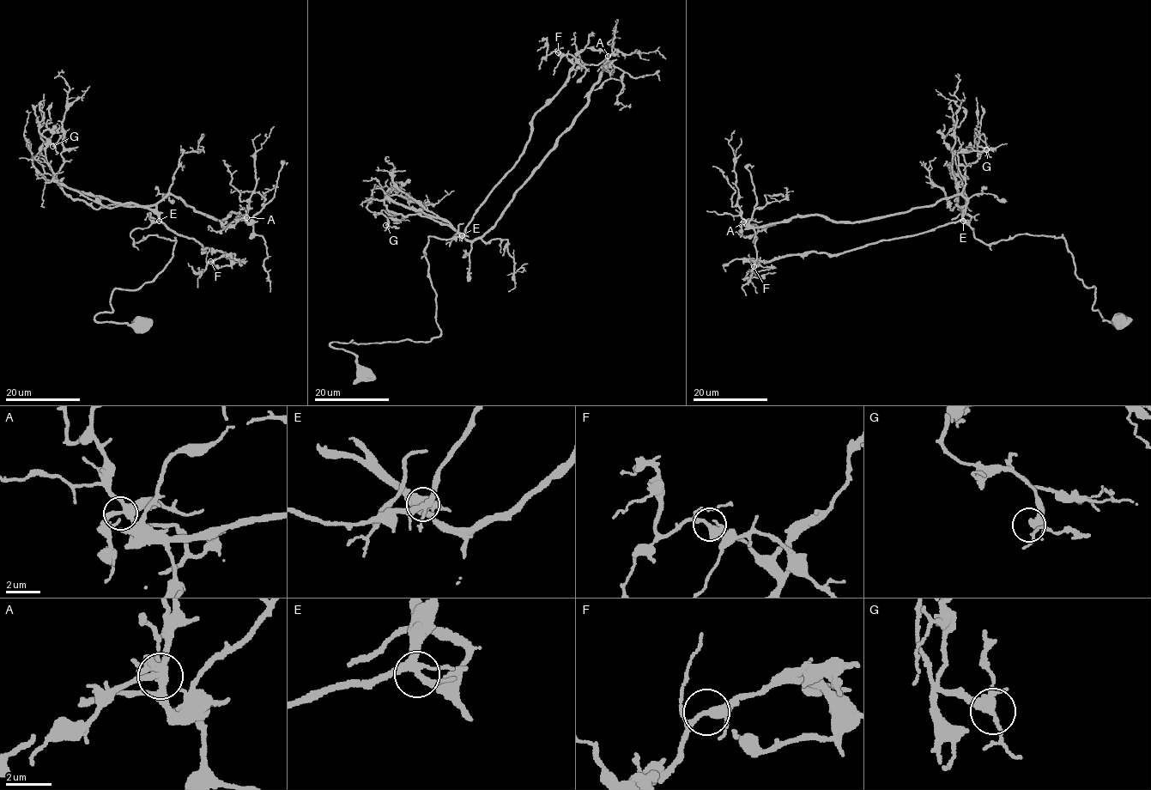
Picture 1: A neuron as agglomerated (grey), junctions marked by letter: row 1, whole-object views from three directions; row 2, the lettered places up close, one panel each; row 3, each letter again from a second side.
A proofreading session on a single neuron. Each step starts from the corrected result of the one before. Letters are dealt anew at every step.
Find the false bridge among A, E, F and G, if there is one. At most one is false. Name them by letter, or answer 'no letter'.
no letter

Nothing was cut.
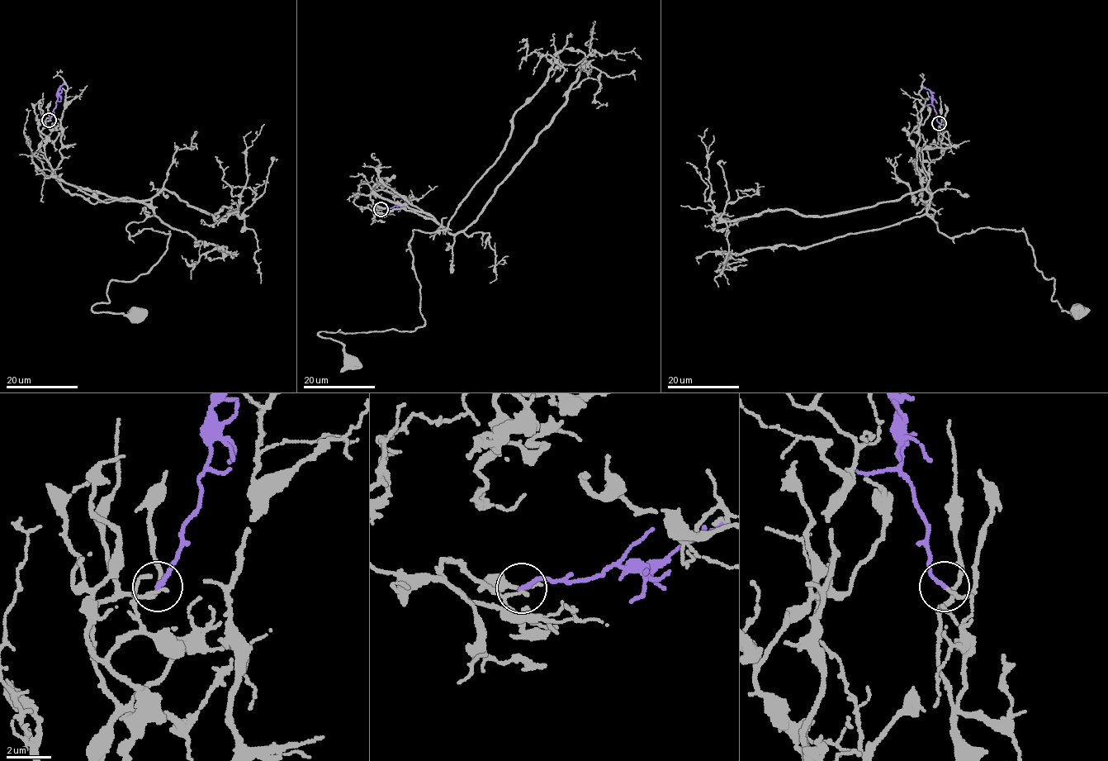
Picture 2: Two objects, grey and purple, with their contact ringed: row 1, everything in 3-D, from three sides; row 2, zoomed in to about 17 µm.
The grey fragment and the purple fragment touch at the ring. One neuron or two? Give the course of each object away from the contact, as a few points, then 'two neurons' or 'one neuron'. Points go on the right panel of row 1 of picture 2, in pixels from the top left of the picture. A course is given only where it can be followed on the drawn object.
grey runs (939, 123), (942, 154), (919, 199), (939, 231), (1023, 231), (1039, 270), (1054, 280), (1052, 299), (1078, 310); purple runs (939, 123), (932, 104), (931, 93), (925, 87), (920, 89); two neurons

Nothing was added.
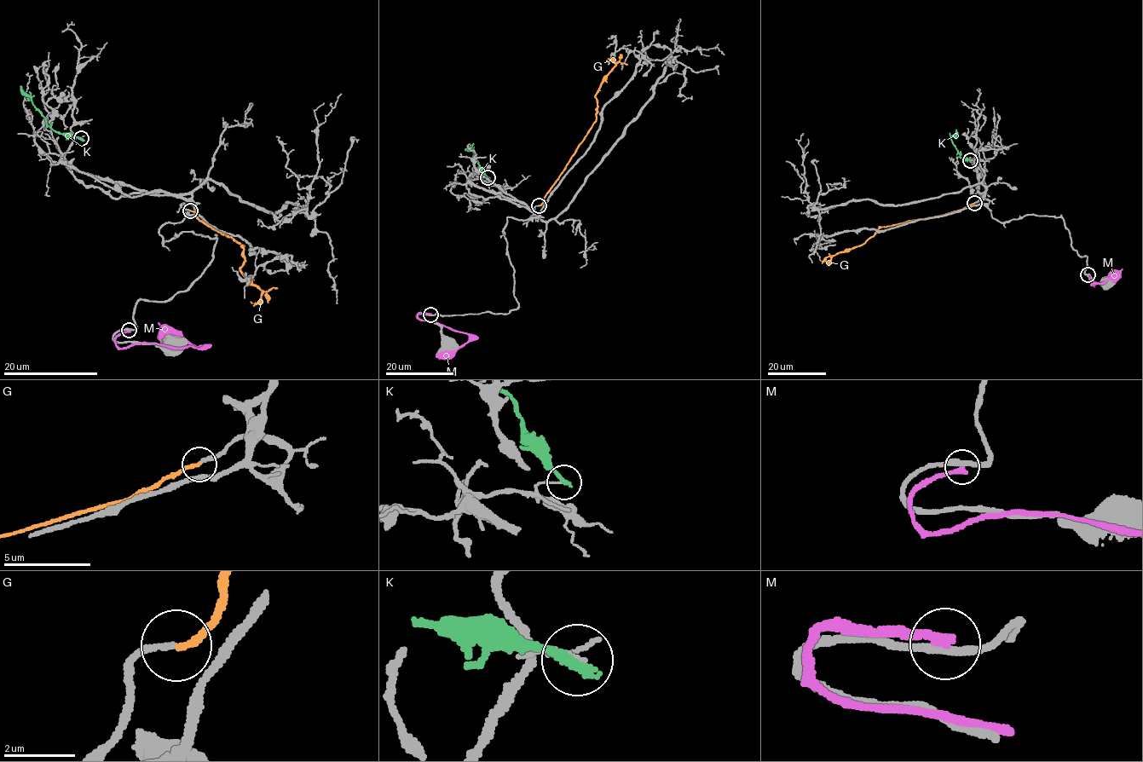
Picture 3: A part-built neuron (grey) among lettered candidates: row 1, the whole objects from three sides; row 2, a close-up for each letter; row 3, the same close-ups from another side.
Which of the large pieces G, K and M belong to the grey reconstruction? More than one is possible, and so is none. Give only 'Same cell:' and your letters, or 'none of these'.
Same cell: G

